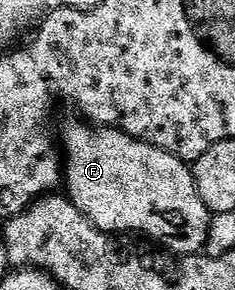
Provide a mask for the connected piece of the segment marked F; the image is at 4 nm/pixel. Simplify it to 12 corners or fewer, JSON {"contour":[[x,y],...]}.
{"contour":[[66,123],[62,178],[99,230],[201,253],[189,163],[115,126]]}

